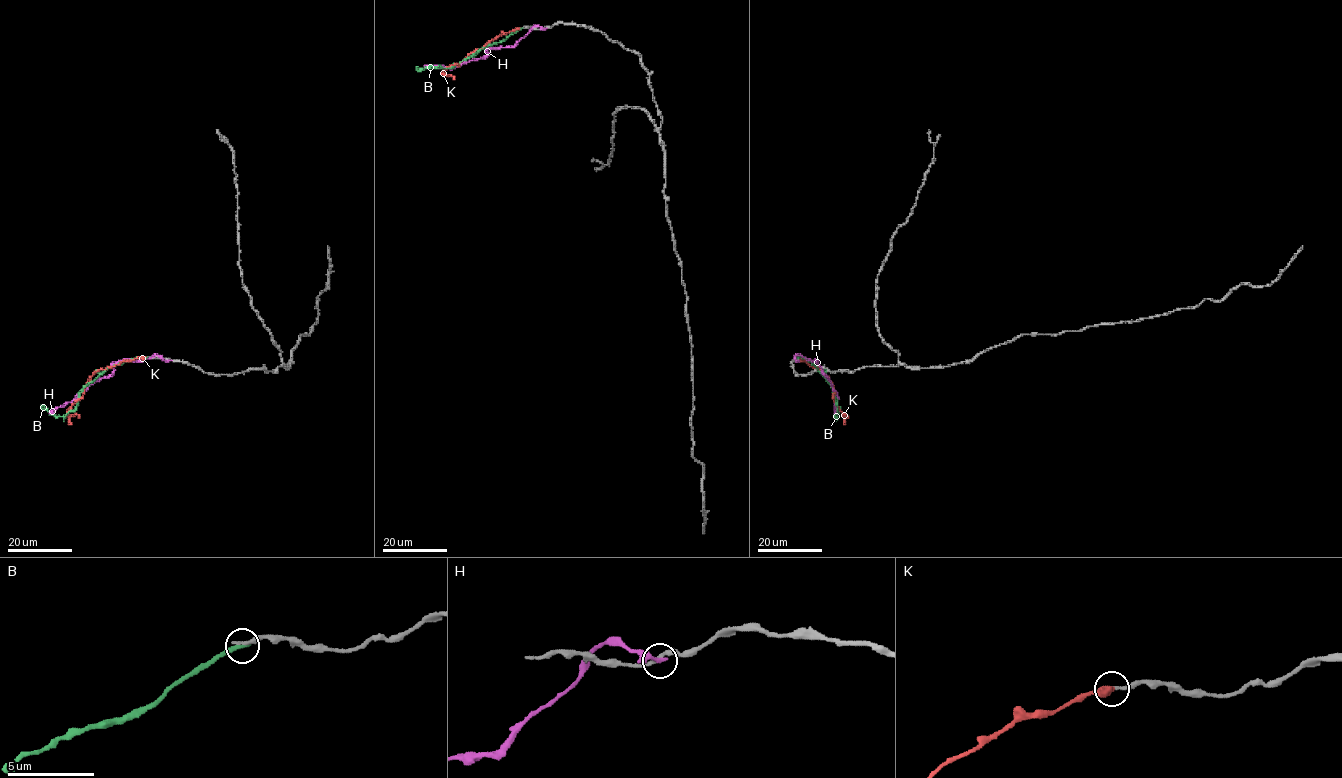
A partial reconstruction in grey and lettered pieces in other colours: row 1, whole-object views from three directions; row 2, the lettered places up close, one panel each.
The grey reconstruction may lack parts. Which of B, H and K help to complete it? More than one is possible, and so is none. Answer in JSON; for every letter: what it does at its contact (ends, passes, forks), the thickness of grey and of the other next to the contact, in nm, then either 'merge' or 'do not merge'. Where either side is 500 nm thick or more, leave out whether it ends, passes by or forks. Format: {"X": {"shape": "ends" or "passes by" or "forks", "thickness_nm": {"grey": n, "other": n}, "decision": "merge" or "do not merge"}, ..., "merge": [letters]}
{"B": {"shape": "ends", "thickness_nm": {"grey": 260, "other": 280}, "decision": "do not merge"}, "H": {"shape": "passes by", "thickness_nm": {"grey": 220, "other": 190}, "decision": "do not merge"}, "K": {"shape": "ends", "thickness_nm": {"grey": 190, "other": 480}, "decision": "do not merge"}, "merge": []}

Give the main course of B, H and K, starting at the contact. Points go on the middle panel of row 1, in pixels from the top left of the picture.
B: (521, 28), (480, 48), (453, 68), (416, 68)
H: (544, 28), (534, 25), (514, 45), (489, 47), (486, 56), (455, 67), (424, 67)
K: (519, 28), (502, 33), (461, 64), (450, 65), (442, 72), (455, 78)

